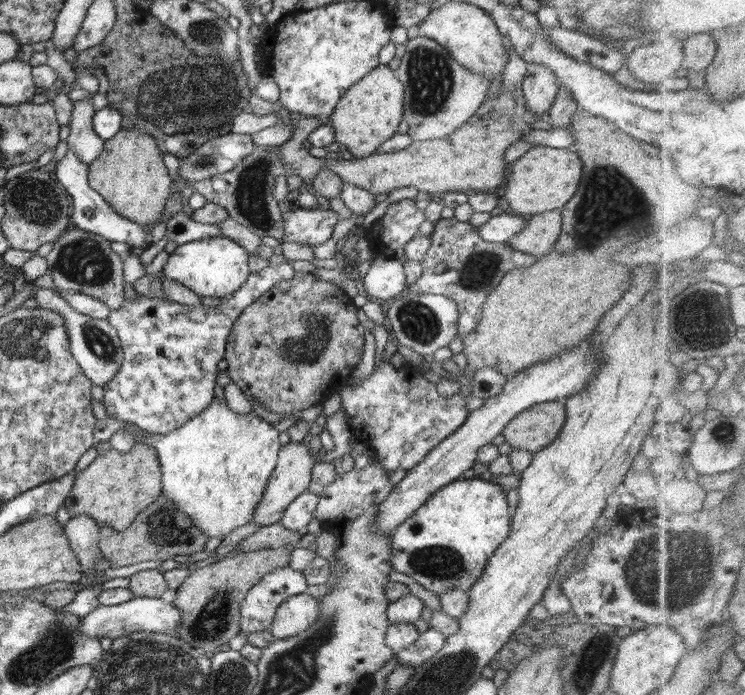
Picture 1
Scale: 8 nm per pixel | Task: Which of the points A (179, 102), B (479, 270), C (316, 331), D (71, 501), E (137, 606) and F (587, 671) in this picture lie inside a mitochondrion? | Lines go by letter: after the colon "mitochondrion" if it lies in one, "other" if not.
A: mitochondrion
B: mitochondrion
C: mitochondrion
D: other
E: other
F: mitochondrion

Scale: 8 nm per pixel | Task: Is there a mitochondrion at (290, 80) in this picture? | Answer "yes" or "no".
no

